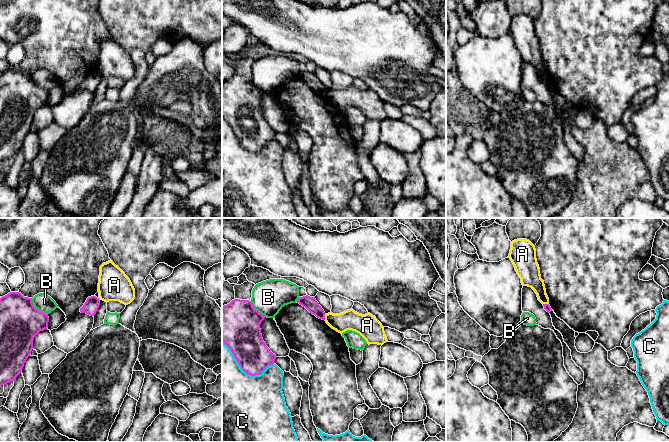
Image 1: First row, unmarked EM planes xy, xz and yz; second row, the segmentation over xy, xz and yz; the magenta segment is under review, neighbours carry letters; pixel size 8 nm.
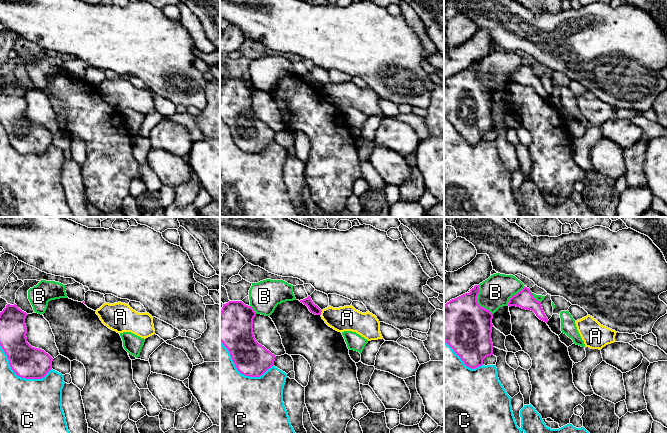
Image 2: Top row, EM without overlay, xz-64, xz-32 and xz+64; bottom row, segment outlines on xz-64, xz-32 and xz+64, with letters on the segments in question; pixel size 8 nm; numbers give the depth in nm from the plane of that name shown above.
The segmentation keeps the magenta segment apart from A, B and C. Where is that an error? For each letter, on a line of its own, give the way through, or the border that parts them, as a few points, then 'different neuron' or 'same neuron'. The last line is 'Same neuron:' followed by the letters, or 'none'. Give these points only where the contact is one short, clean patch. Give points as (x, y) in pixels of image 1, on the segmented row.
A: along xz (324, 314), (325, 319) | different neuron
B: different neuron
C: different neuron
Same neuron: none

